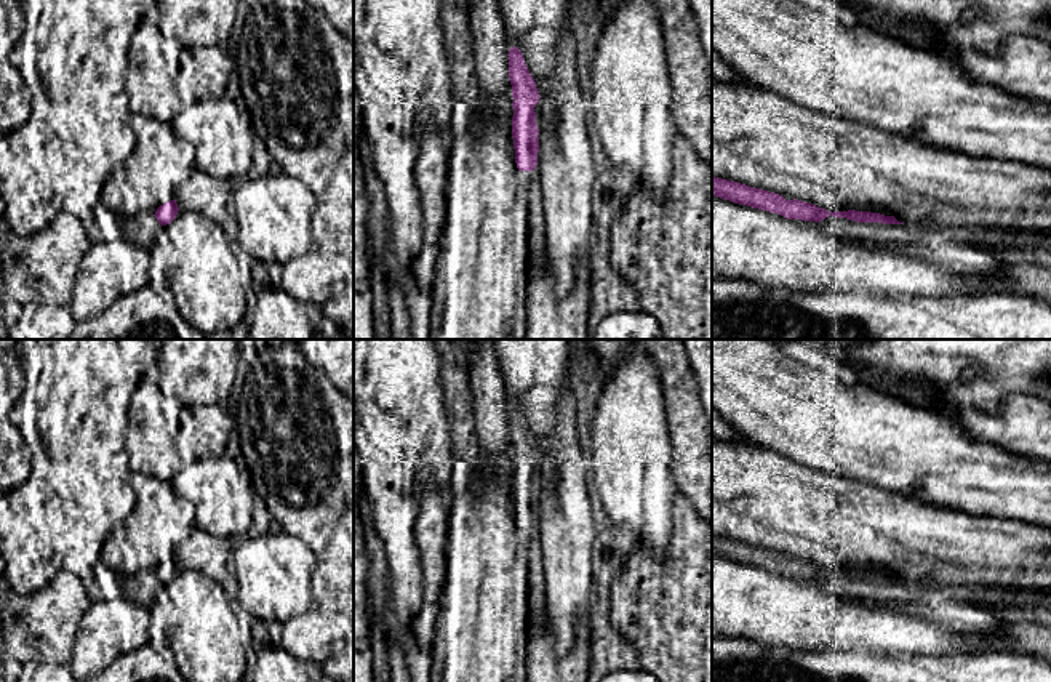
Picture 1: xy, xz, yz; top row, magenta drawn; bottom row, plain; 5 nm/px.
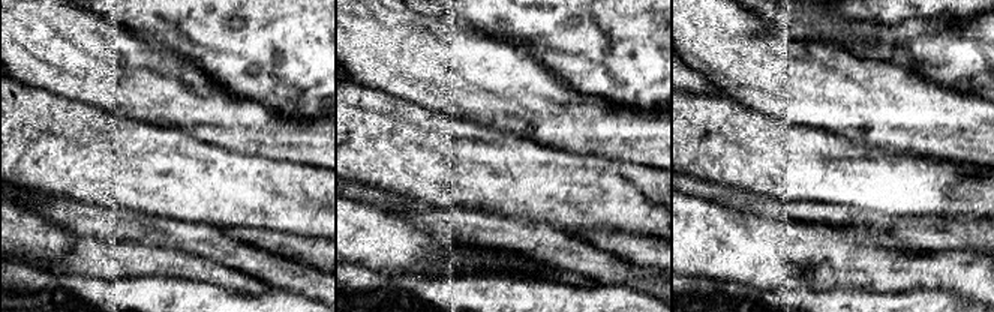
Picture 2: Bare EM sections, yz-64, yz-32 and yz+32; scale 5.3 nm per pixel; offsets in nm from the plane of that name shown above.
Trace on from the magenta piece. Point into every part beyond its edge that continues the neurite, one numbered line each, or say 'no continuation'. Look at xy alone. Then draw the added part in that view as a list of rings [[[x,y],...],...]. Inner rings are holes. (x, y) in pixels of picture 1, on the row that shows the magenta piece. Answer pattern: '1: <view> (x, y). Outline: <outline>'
no continuation

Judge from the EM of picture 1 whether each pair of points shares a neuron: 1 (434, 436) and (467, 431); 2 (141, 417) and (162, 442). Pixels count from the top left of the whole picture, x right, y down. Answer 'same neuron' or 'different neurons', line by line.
1: different neurons
2: same neuron

